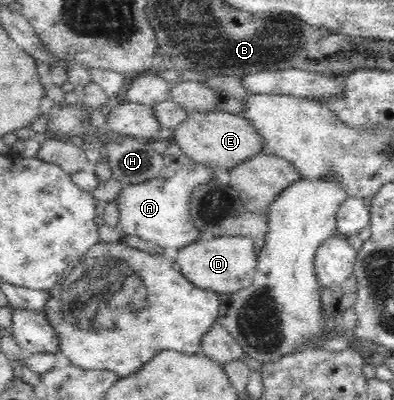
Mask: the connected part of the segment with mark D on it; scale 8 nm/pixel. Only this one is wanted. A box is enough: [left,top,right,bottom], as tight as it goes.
[176,235,258,293]

